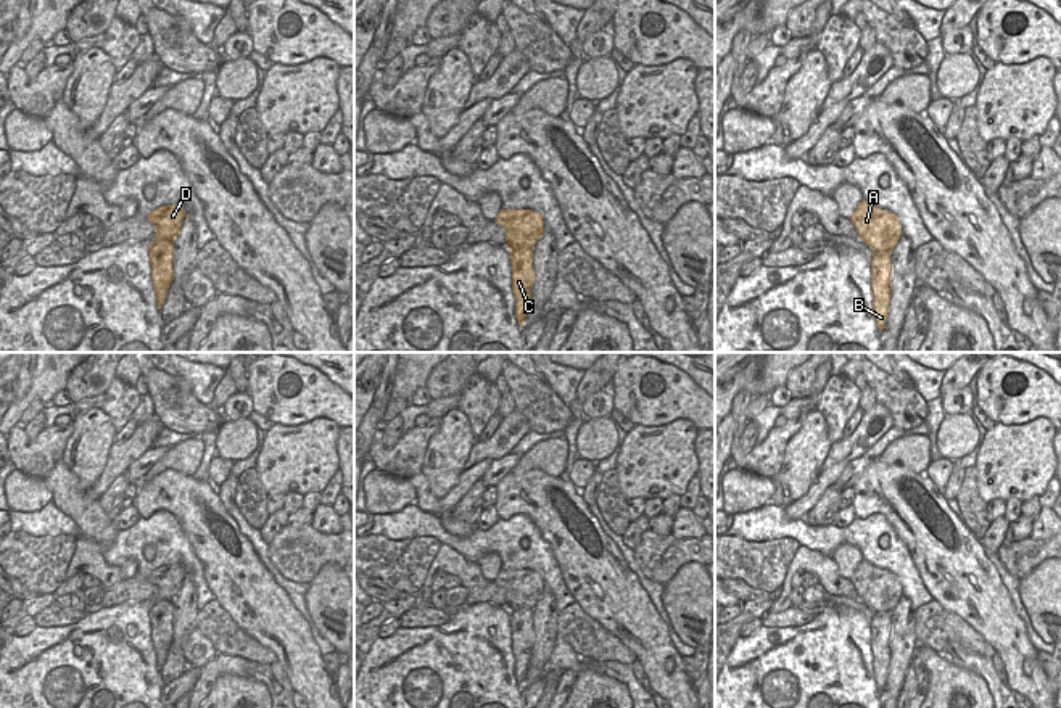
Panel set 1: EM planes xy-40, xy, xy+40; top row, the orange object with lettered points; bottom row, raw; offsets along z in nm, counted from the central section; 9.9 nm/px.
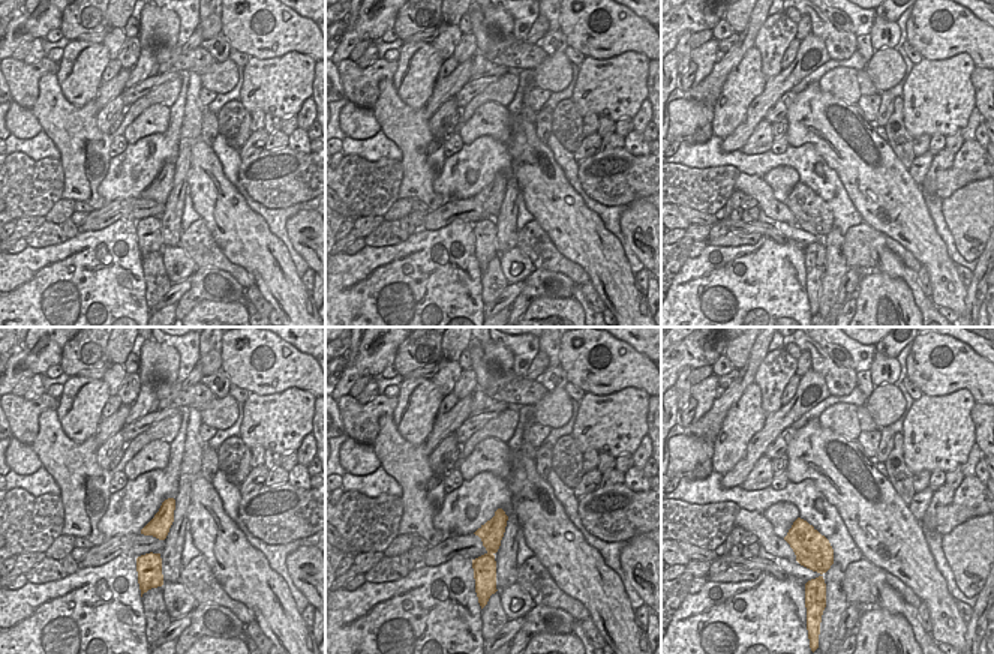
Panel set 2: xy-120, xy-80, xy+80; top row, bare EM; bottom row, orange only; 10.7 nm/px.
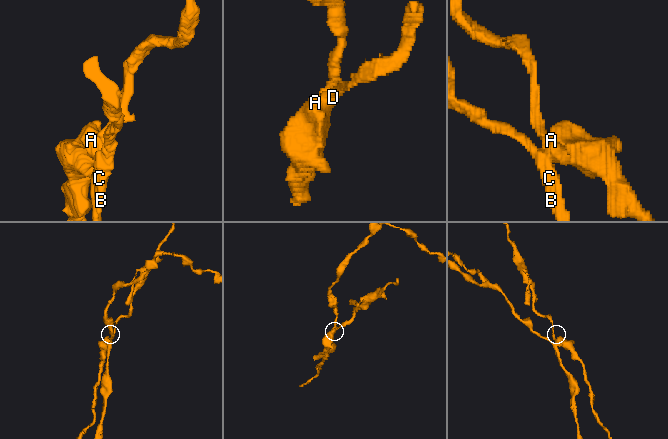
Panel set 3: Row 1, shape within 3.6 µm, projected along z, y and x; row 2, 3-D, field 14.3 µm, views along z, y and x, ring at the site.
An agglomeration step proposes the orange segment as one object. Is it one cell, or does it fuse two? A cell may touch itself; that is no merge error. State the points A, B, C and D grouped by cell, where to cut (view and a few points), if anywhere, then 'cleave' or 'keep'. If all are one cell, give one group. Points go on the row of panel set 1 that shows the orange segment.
A D / B C; cut in xy along (532, 246), (511, 251); cleave

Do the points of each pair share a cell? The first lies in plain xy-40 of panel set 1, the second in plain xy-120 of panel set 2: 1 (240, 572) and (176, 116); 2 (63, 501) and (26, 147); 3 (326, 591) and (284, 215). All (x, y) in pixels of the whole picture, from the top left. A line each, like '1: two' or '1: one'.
1: two
2: two
3: two

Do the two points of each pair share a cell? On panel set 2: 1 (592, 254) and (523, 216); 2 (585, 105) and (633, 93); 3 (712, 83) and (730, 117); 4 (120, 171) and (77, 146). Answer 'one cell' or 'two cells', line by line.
1: two cells
2: one cell
3: two cells
4: two cells

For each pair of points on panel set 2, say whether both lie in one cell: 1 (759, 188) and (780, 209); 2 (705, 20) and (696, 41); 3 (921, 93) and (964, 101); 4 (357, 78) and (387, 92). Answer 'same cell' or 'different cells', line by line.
1: same cell
2: different cells
3: same cell
4: different cells

